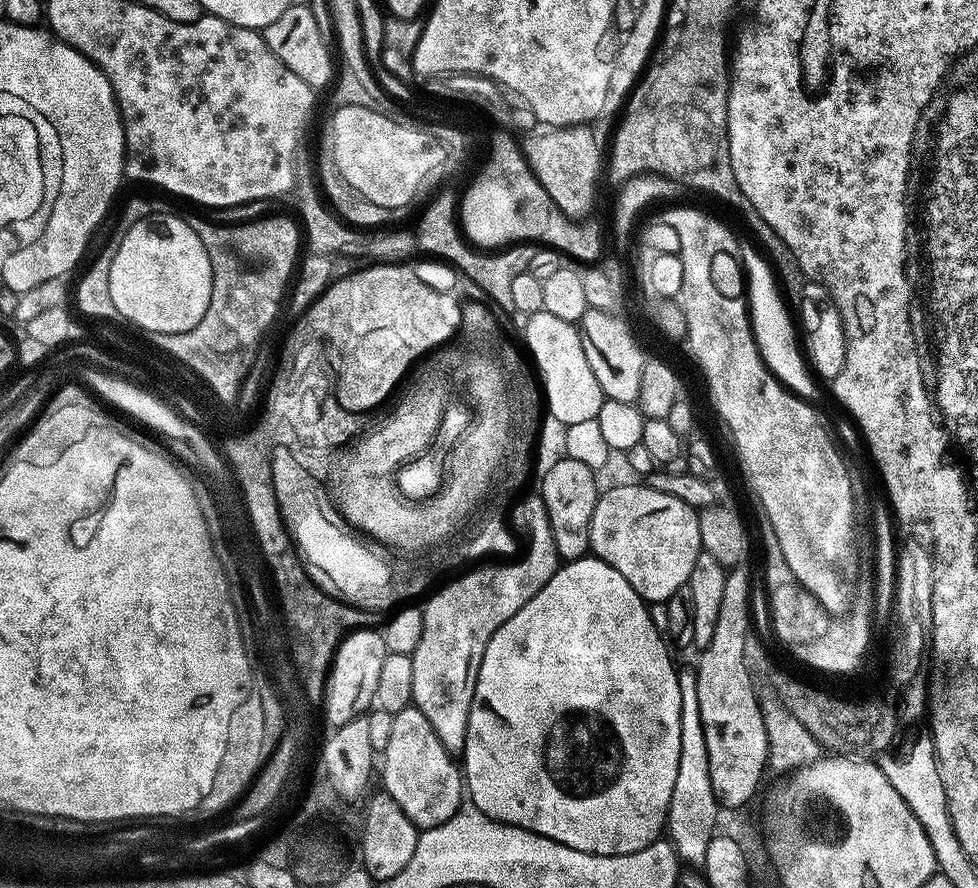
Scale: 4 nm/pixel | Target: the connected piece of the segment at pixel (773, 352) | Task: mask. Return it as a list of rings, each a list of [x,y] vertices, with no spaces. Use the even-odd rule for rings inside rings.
[[[746,246],[742,250],[742,262],[748,280],[746,302],[749,309],[750,334],[756,343],[757,355],[761,356],[767,371],[771,372],[783,387],[799,399],[812,400],[816,394],[816,386],[810,380],[811,375],[800,347],[797,329],[795,332],[786,312],[775,273],[769,261],[762,254],[761,256],[752,246]]]

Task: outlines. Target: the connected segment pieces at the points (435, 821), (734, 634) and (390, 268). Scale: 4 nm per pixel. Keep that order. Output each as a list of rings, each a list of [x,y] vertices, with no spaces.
[[[414,706],[403,708],[401,712],[393,715],[390,726],[390,742],[386,742],[382,760],[384,760],[383,791],[388,792],[390,798],[394,798],[394,802],[398,802],[398,806],[402,806],[406,818],[415,824],[417,829],[442,826],[442,822],[446,822],[459,810],[462,803],[462,797],[460,797],[460,792],[462,796],[461,771],[457,765],[456,768],[452,765],[453,757],[444,749],[442,742],[434,734],[434,728],[426,722],[426,716]]]
[[[740,566],[732,580],[724,578],[728,592],[722,590],[724,608],[718,609],[714,638],[710,638],[710,646],[702,649],[700,661],[694,664],[698,682],[698,710],[701,712],[706,753],[709,755],[710,786],[719,807],[724,810],[740,808],[751,802],[752,795],[760,788],[764,766],[766,770],[769,763],[766,713],[760,709],[760,700],[756,697],[757,685],[742,664],[743,638],[750,632],[749,577],[747,567]]]
[[[376,262],[372,266],[376,272],[364,266],[349,276],[333,280],[326,291],[304,311],[307,316],[320,316],[320,320],[324,320],[324,328],[328,328],[328,336],[332,336],[332,356],[336,356],[338,370],[334,376],[335,403],[347,412],[361,414],[376,410],[380,403],[383,405],[397,391],[413,365],[432,349],[448,343],[460,328],[461,305],[456,304],[454,297],[431,288],[414,269],[407,268],[407,263]]]

